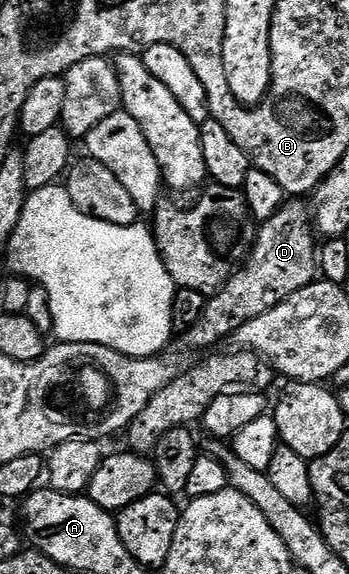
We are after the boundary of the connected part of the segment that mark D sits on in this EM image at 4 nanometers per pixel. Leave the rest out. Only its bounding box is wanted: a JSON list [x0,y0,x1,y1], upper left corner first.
[179,199,317,350]

